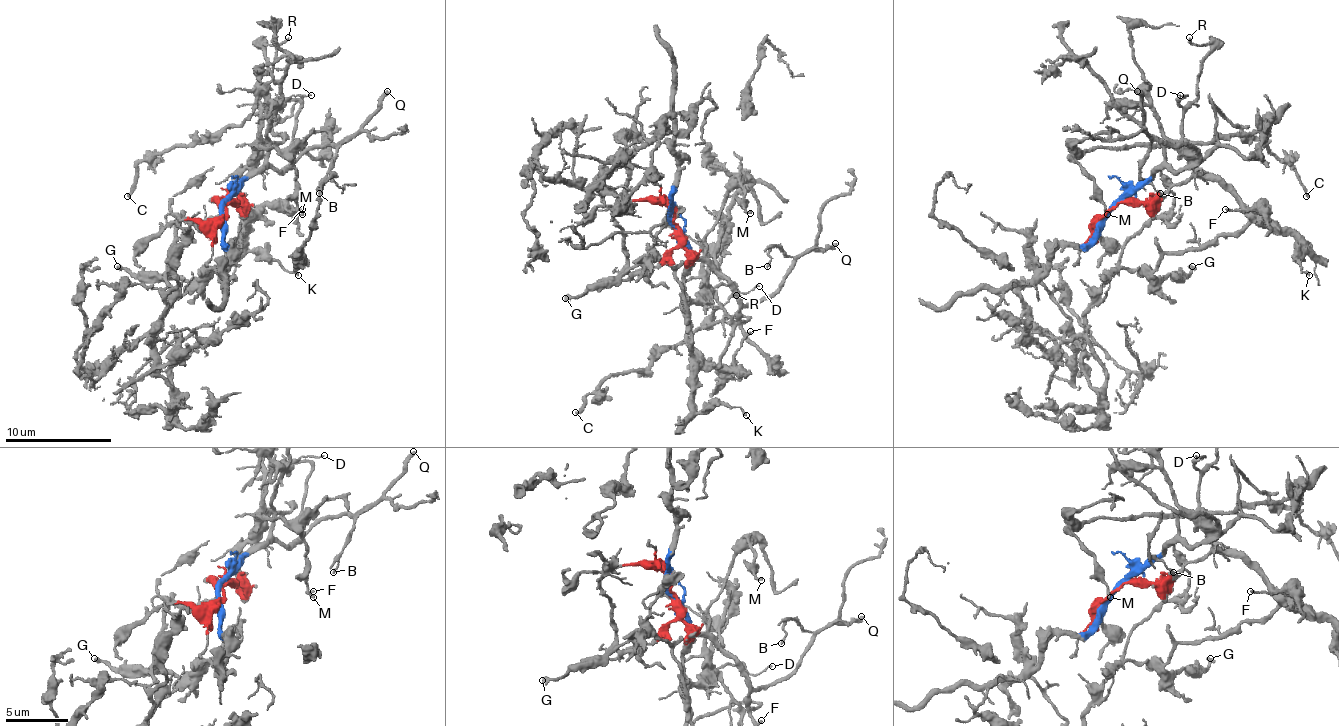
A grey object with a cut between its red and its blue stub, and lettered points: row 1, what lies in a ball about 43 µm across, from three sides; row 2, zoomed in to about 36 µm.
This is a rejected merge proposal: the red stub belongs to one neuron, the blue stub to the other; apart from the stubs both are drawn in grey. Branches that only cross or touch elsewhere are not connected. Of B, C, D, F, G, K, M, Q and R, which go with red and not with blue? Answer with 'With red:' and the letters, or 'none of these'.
With red: D, F, G, K, M, R

